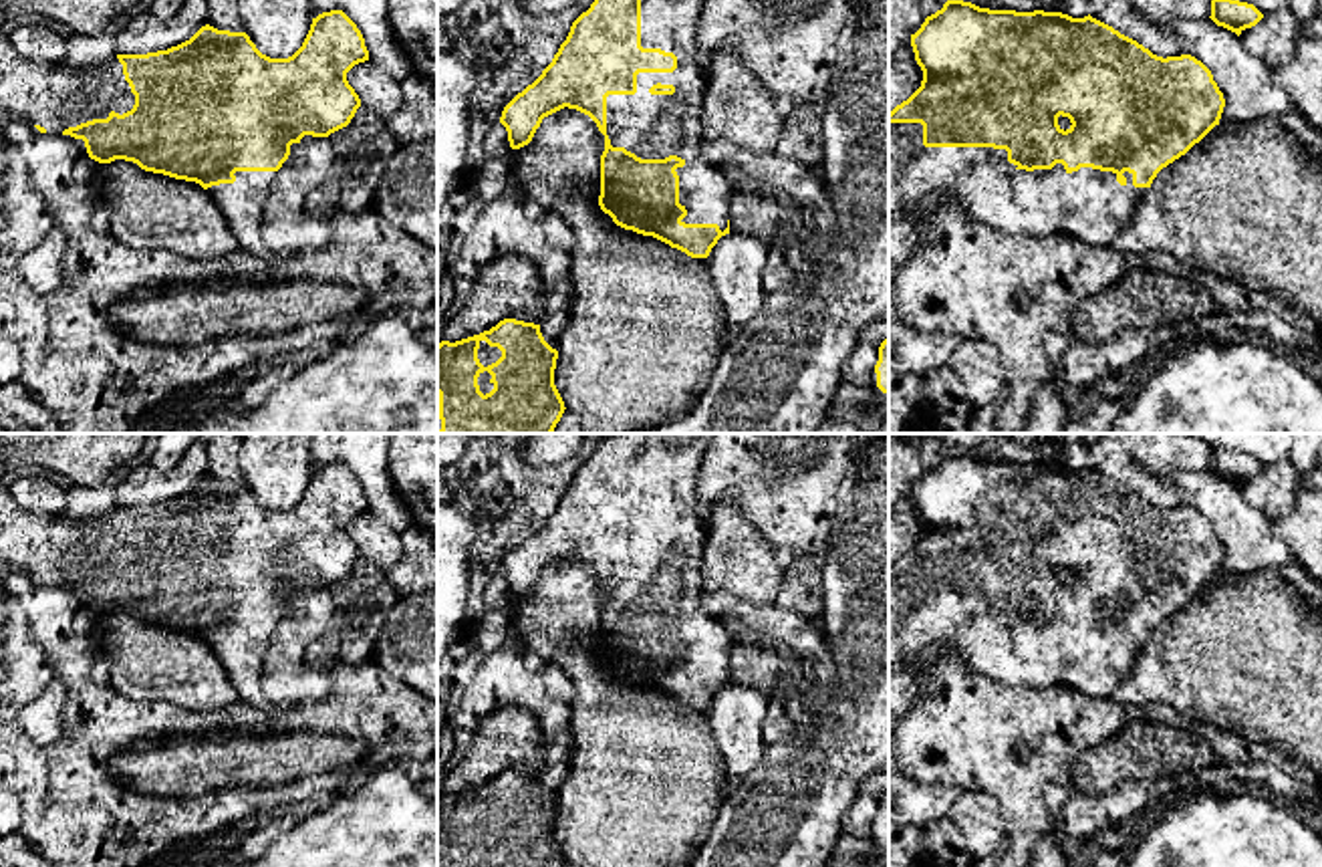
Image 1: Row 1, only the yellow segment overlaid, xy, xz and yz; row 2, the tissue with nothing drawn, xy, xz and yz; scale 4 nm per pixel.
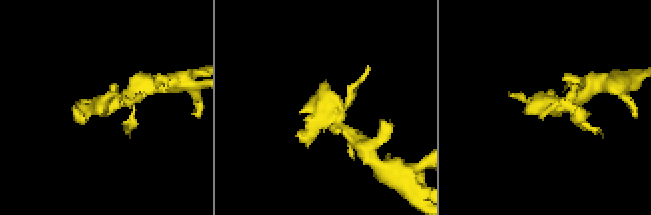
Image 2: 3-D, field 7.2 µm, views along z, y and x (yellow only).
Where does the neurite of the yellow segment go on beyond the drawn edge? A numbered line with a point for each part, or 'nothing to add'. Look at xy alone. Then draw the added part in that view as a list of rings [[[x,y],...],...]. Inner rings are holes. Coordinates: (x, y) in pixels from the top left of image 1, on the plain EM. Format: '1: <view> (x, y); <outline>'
1: xy (57, 549); [[[0,488],[0,563],[64,589],[85,607],[85,593],[62,583],[107,571],[111,563],[123,567],[133,556],[135,546],[117,508],[89,520],[38,516],[20,508],[8,488]]]
2: xy (242, 654); [[[236,623],[234,627],[234,635],[212,637],[206,643],[222,661],[240,702],[264,708],[266,700],[260,690],[260,675],[276,623]]]

